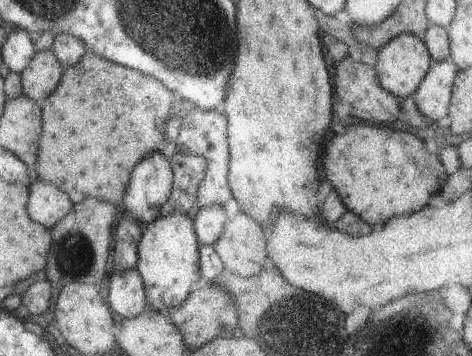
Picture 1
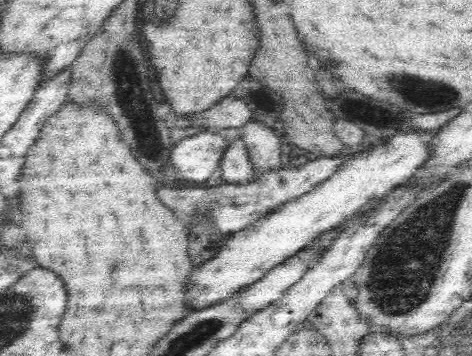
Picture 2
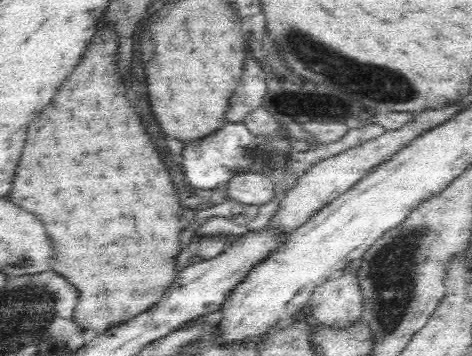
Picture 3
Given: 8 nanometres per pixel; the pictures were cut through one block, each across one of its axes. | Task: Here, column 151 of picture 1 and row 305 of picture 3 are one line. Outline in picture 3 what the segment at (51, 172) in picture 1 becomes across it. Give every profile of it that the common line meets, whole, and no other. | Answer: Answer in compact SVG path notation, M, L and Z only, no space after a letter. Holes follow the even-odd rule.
M104 12L104 16L98 20L98 26L96 26L96 34L92 36L92 40L88 42L88 46L86 46L86 50L84 50L84 56L82 56L82 60L80 60L80 64L76 66L76 70L66 78L66 82L60 86L60 90L56 92L56 98L50 102L50 106L46 106L42 112L40 112L40 118L28 128L28 140L26 140L26 148L24 148L24 154L22 154L22 160L20 160L20 166L18 166L18 170L16 170L16 176L14 176L14 182L12 182L12 194L8 196L8 200L14 204L14 206L20 206L22 210L28 210L30 214L36 214L44 224L48 224L46 226L46 230L48 230L48 234L52 236L52 240L54 240L54 248L56 248L56 254L58 254L58 258L56 258L56 262L54 262L54 272L62 272L62 276L64 278L68 278L68 282L72 282L72 286L76 286L76 288L80 288L78 292L80 292L80 306L76 308L76 320L78 320L78 324L80 326L84 326L84 328L90 328L90 330L96 330L98 334L102 334L104 330L108 330L110 326L114 326L114 324L110 324L110 322L126 322L126 320L130 320L130 318L134 318L136 314L140 316L140 314L144 314L144 312L148 312L152 306L156 306L156 302L160 302L162 298L164 298L164 294L166 294L166 290L172 286L172 282L174 282L174 278L176 278L176 270L174 270L174 264L176 264L176 256L178 256L178 246L180 246L180 234L182 234L182 220L180 220L180 216L182 216L182 212L184 212L184 208L180 206L180 200L178 200L178 194L176 194L176 190L174 190L174 182L170 182L172 178L170 178L170 174L168 174L168 170L164 168L164 164L162 164L162 160L160 160L160 156L156 154L156 148L152 146L152 142L150 142L150 138L148 138L148 134L146 134L146 128L142 126L142 122L140 122L140 116L136 114L136 110L134 110L134 106L130 104L130 100L128 100L128 86L124 84L124 76L122 76L122 72L120 72L120 68L118 68L118 54L120 54L120 34L112 28L112 26L108 26L106 24L106 14L108 12Z

